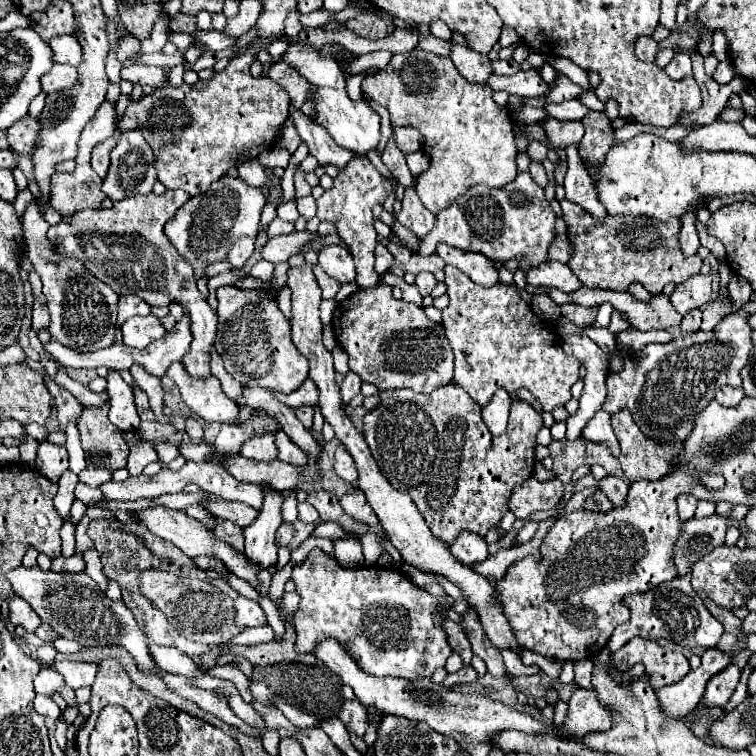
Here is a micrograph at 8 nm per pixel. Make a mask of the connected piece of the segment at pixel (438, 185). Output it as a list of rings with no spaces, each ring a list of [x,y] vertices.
[[[421,49],[397,53],[385,69],[365,77],[361,89],[389,111],[393,127],[411,125],[423,135],[423,151],[431,157],[431,167],[421,173],[415,189],[431,213],[437,215],[477,183],[503,187],[517,177],[515,159],[519,151],[511,111],[493,101],[489,87],[465,81],[449,57]]]

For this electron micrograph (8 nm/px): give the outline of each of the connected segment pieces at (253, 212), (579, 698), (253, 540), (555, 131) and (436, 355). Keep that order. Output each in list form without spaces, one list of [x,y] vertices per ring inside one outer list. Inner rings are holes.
[[[223,177],[223,179],[217,179],[215,183],[211,183],[211,187],[203,195],[191,197],[191,203],[185,203],[183,209],[179,209],[177,215],[167,223],[167,227],[165,227],[167,237],[171,239],[173,247],[189,263],[193,263],[199,291],[203,295],[207,295],[207,277],[203,277],[203,269],[209,263],[223,261],[227,257],[227,247],[231,247],[231,243],[235,243],[235,239],[243,237],[243,235],[249,235],[249,237],[257,235],[255,251],[251,257],[255,257],[257,263],[262,259],[261,249],[263,243],[267,241],[267,227],[277,217],[275,207],[271,207],[271,203],[267,203],[267,207],[265,207],[265,203],[267,203],[267,199],[259,187],[247,185],[241,177],[237,177],[237,179]],[[259,219],[261,219],[261,231],[259,231]]]
[[[577,689],[569,699],[567,717],[561,723],[557,735],[567,739],[571,735],[583,737],[587,733],[611,729],[611,713],[599,705],[593,689]]]
[[[263,487],[267,491],[265,503],[261,507],[259,517],[253,525],[243,529],[245,537],[245,549],[243,555],[257,563],[259,567],[269,567],[277,561],[277,547],[275,547],[275,531],[283,523],[279,515],[279,507],[283,503],[283,497],[275,493],[275,489]]]
[[[547,115],[545,131],[557,149],[563,149],[569,143],[579,145],[583,139],[583,123],[581,121],[559,121],[559,119]]]
[[[383,281],[369,289],[357,289],[353,295],[341,301],[333,315],[333,329],[339,347],[349,355],[349,369],[355,371],[361,381],[373,383],[379,391],[407,387],[417,393],[431,393],[453,379],[453,355],[443,327],[433,323],[425,315],[423,307],[417,307],[403,299],[393,299],[391,287]]]

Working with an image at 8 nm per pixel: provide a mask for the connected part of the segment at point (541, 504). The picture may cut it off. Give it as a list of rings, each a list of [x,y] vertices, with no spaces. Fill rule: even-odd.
[[[529,477],[525,483],[513,487],[507,507],[513,511],[517,519],[527,519],[535,511],[553,509],[561,501],[563,491],[565,485],[559,479],[541,483],[535,477]]]

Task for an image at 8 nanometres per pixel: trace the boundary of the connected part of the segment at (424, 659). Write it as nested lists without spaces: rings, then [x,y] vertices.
[[[311,549],[311,551],[307,553],[307,557],[293,567],[291,579],[293,579],[293,583],[295,583],[295,591],[301,595],[301,603],[299,603],[299,609],[297,609],[297,613],[295,613],[295,621],[293,621],[293,623],[295,623],[295,631],[297,631],[295,653],[315,653],[315,645],[317,645],[317,643],[321,643],[321,641],[327,639],[327,637],[333,637],[333,639],[337,639],[337,641],[341,643],[341,647],[355,659],[355,663],[357,663],[365,673],[375,675],[375,677],[401,677],[401,679],[409,679],[409,681],[429,677],[437,667],[443,667],[445,661],[447,661],[449,655],[451,655],[451,647],[449,647],[449,643],[447,643],[447,635],[445,635],[445,631],[441,629],[441,621],[443,621],[445,617],[437,611],[437,607],[451,607],[451,601],[453,601],[453,599],[449,599],[449,601],[439,601],[439,599],[431,597],[429,593],[425,593],[425,591],[421,591],[417,585],[413,585],[401,571],[391,571],[391,569],[383,569],[383,567],[345,569],[345,567],[341,567],[335,559],[327,557],[321,549]]]

